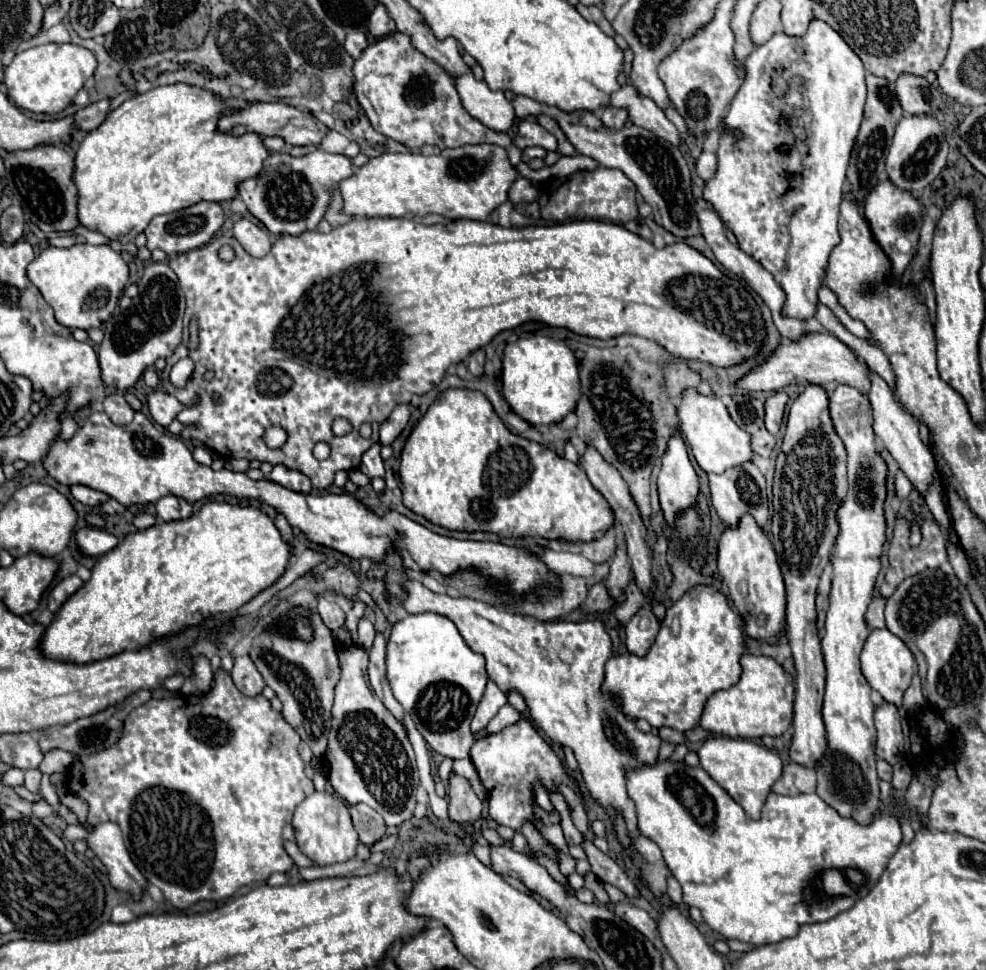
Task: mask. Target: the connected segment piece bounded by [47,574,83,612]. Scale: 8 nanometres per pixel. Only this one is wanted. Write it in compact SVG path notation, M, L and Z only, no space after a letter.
M71 574L69 578L63 578L61 582L57 582L53 586L53 590L49 592L49 598L47 598L47 608L51 612L57 612L61 608L61 604L73 594L77 592L77 588L81 588L83 580L77 576L77 574Z

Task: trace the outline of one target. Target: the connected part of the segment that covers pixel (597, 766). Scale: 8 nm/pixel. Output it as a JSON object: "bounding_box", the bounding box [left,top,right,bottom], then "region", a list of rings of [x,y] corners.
{"bounding_box":[401,580,667,896],"region":[[[405,580],[403,590],[407,596],[401,606],[409,614],[435,612],[449,618],[457,626],[465,644],[473,652],[485,656],[489,678],[493,678],[503,692],[509,688],[519,690],[533,722],[545,732],[545,736],[553,744],[569,746],[575,752],[589,796],[607,808],[609,814],[623,814],[629,834],[635,838],[633,848],[647,860],[643,866],[647,886],[655,896],[663,894],[667,888],[667,868],[661,850],[655,842],[639,834],[635,804],[629,800],[625,790],[625,768],[653,764],[659,754],[661,738],[637,730],[635,722],[621,714],[617,702],[599,690],[601,680],[605,678],[605,662],[613,648],[605,622],[539,622],[471,598],[435,594],[419,580]]]}

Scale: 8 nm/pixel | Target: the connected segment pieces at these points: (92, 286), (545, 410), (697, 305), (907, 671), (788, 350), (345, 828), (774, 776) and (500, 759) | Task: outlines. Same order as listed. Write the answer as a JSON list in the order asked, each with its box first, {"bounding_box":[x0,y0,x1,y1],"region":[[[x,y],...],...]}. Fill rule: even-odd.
[{"bounding_box":[27,244,129,328],"region":[[[75,244],[71,248],[45,248],[27,266],[27,278],[39,288],[47,304],[55,310],[55,320],[67,328],[99,328],[115,310],[117,300],[129,280],[129,268],[111,246]]]},{"bounding_box":[501,336,581,426],"region":[[[531,336],[509,344],[503,354],[501,380],[503,396],[511,410],[533,426],[561,422],[569,412],[575,410],[577,400],[581,398],[579,368],[573,352],[565,342],[549,336]]]},{"bounding_box":[163,218,765,490],"region":[[[353,218],[353,222],[347,222],[345,226],[339,226],[339,228],[333,228],[329,234],[321,234],[321,232],[315,232],[315,230],[311,230],[311,232],[307,232],[307,234],[301,234],[301,236],[281,236],[275,244],[273,244],[273,248],[271,248],[271,252],[265,256],[265,258],[253,258],[253,256],[249,256],[243,248],[241,248],[241,244],[235,240],[235,238],[225,238],[225,236],[217,236],[217,238],[213,238],[209,244],[205,244],[205,246],[201,246],[201,248],[195,248],[195,250],[191,250],[191,252],[183,252],[183,254],[177,254],[171,262],[169,262],[169,266],[173,268],[173,272],[177,274],[177,278],[179,278],[179,286],[183,288],[183,292],[185,292],[185,298],[187,298],[187,310],[185,310],[185,338],[183,338],[183,342],[177,346],[177,350],[173,352],[173,356],[169,356],[167,358],[167,368],[163,370],[163,386],[167,388],[167,392],[169,394],[173,394],[185,408],[179,412],[179,416],[177,416],[177,420],[185,426],[183,428],[183,432],[181,432],[181,436],[183,438],[199,438],[199,440],[203,440],[207,446],[211,446],[221,458],[245,458],[245,460],[259,460],[259,462],[271,462],[271,464],[283,464],[283,466],[287,466],[287,468],[291,468],[291,470],[299,470],[299,472],[303,472],[309,480],[311,480],[311,484],[313,484],[313,488],[317,488],[317,490],[325,490],[325,488],[329,488],[331,484],[333,484],[333,478],[335,478],[335,472],[339,472],[339,470],[355,470],[355,468],[359,468],[359,464],[361,464],[361,456],[371,448],[371,444],[373,444],[373,440],[375,440],[375,444],[379,442],[379,426],[389,418],[389,414],[393,412],[393,408],[397,406],[397,404],[409,404],[411,402],[411,398],[413,398],[413,394],[419,394],[419,396],[423,396],[425,392],[429,392],[431,388],[435,388],[441,380],[443,380],[443,376],[445,376],[445,372],[447,372],[447,368],[451,366],[451,364],[459,364],[461,360],[465,360],[471,352],[475,352],[475,350],[479,350],[479,348],[483,348],[483,346],[487,346],[499,332],[503,332],[503,330],[511,330],[511,328],[517,328],[517,326],[521,326],[521,324],[525,324],[525,322],[541,322],[541,324],[547,324],[547,326],[553,326],[553,328],[567,328],[567,330],[571,330],[571,332],[575,332],[575,334],[581,334],[581,336],[591,336],[591,338],[601,338],[601,340],[607,340],[607,338],[615,338],[615,336],[621,336],[621,334],[637,334],[637,336],[643,336],[643,338],[647,338],[647,340],[653,340],[653,342],[657,342],[657,344],[661,344],[669,354],[673,354],[673,356],[677,356],[677,358],[685,358],[685,360],[689,360],[689,358],[693,358],[693,360],[703,360],[703,362],[711,362],[711,364],[715,364],[715,366],[733,366],[733,364],[737,364],[737,362],[741,362],[741,360],[745,360],[745,358],[751,358],[751,356],[755,356],[757,352],[759,352],[759,346],[761,346],[761,342],[765,340],[765,324],[763,324],[763,318],[761,318],[761,312],[759,312],[759,306],[755,304],[755,300],[753,300],[753,296],[745,290],[745,286],[743,284],[739,284],[737,280],[733,280],[733,278],[729,278],[729,276],[725,276],[709,258],[705,258],[701,252],[697,252],[695,248],[691,248],[691,246],[687,246],[685,242],[679,242],[679,244],[671,244],[671,246],[665,246],[665,248],[661,248],[661,250],[657,250],[651,242],[647,242],[647,240],[643,240],[641,236],[637,236],[637,234],[633,234],[633,232],[629,232],[629,230],[625,230],[623,226],[619,226],[619,224],[609,224],[609,222],[601,222],[601,220],[575,220],[575,222],[567,222],[567,224],[553,224],[553,226],[529,226],[529,228],[523,228],[523,230],[517,230],[517,228],[503,228],[503,226],[495,226],[495,224],[489,224],[489,222],[475,222],[475,220],[455,220],[455,222],[451,222],[451,224],[431,224],[431,226],[427,226],[427,224],[419,224],[419,222],[413,222],[413,220],[405,220],[405,218]],[[221,246],[231,246],[233,250],[235,250],[235,258],[231,260],[231,262],[223,262],[221,258],[219,258],[219,248]],[[365,260],[373,260],[373,264],[381,264],[381,272],[377,272],[377,288],[381,288],[381,292],[385,292],[385,300],[389,300],[389,304],[393,304],[393,320],[397,320],[397,330],[393,328],[393,322],[391,322],[391,318],[387,318],[383,312],[381,312],[381,304],[379,304],[379,292],[371,292],[369,290],[369,278],[371,278],[371,274],[373,274],[373,270],[375,270],[375,266],[373,264],[365,264]],[[191,318],[197,318],[197,332],[199,332],[199,346],[195,348],[195,350],[189,350],[187,348],[187,340],[189,340],[189,322],[191,322]],[[261,318],[281,318],[281,324],[279,322],[269,322],[269,320],[261,320]],[[277,328],[277,336],[273,336],[273,344],[277,344],[277,348],[281,348],[281,352],[285,352],[285,356],[289,356],[289,360],[281,360],[279,358],[279,352],[273,352],[273,348],[267,348],[265,346],[265,336],[267,334],[273,334],[273,330]],[[401,332],[407,336],[407,340],[405,340],[405,350],[397,344],[397,336],[399,336],[399,340],[401,340]],[[383,336],[385,336],[385,352],[397,352],[397,358],[395,358],[395,362],[381,362],[379,360],[379,356],[377,354],[373,354],[373,352],[383,352]],[[401,352],[405,352],[405,360],[409,360],[409,364],[405,364],[405,368],[401,368],[401,372],[397,372],[397,376],[395,376],[395,366],[399,366],[403,360],[401,360]],[[185,356],[189,356],[189,358],[193,358],[193,362],[195,362],[195,372],[193,372],[193,376],[187,380],[187,384],[183,386],[183,388],[175,388],[173,384],[171,384],[171,380],[169,380],[169,370],[171,370],[171,366],[177,362],[177,360],[181,360],[181,358],[185,358]],[[205,370],[213,370],[215,372],[215,380],[213,382],[205,382],[203,380],[203,374],[205,374]],[[213,392],[219,392],[221,394],[221,404],[213,404],[211,402],[211,394]],[[337,416],[341,416],[341,418],[347,418],[351,424],[353,424],[353,430],[347,434],[347,436],[343,436],[343,438],[335,438],[333,436],[333,432],[331,432],[331,424],[333,424],[333,420],[337,418]],[[363,422],[369,422],[371,426],[373,426],[373,438],[371,440],[365,440],[365,438],[361,438],[359,436],[359,426],[363,424]],[[271,426],[281,426],[283,430],[287,430],[287,434],[289,434],[289,438],[287,438],[287,442],[283,444],[283,448],[277,448],[277,450],[271,450],[271,448],[267,448],[267,444],[265,444],[265,440],[263,440],[263,434],[265,434],[265,430],[267,428],[271,428]],[[317,442],[327,442],[327,444],[331,444],[331,456],[327,458],[327,460],[317,460],[315,456],[313,456],[313,446],[317,444]]]},{"bounding_box":[861,628,915,708],"region":[[[887,628],[873,630],[861,652],[861,672],[873,690],[877,690],[887,702],[893,702],[901,708],[903,692],[911,684],[911,676],[915,672],[915,658],[903,640],[891,634]]]},{"bounding_box":[735,332,869,396],"region":[[[805,332],[797,340],[781,340],[779,346],[767,356],[763,364],[757,364],[751,372],[735,382],[737,388],[743,390],[763,390],[763,392],[777,392],[787,384],[821,384],[829,394],[839,386],[847,384],[857,388],[861,394],[867,396],[869,392],[869,366],[863,358],[859,358],[847,344],[843,344],[831,332]]]},{"bounding_box":[293,792,359,866],"region":[[[313,792],[311,796],[307,796],[295,810],[293,828],[299,850],[307,858],[311,858],[315,866],[331,866],[355,858],[355,848],[359,844],[357,832],[351,824],[351,816],[345,802],[331,792]]]},{"bounding_box":[697,736,781,820],"region":[[[729,736],[705,740],[697,754],[701,758],[701,768],[709,772],[709,776],[745,810],[747,818],[757,820],[761,816],[761,804],[765,802],[765,796],[771,792],[773,782],[781,778],[779,754],[751,740]]]},{"bounding_box":[471,718,581,832],"region":[[[521,718],[519,722],[505,726],[497,734],[487,734],[475,740],[471,748],[471,762],[481,778],[481,784],[487,788],[487,804],[491,818],[501,826],[511,826],[515,832],[519,832],[525,822],[541,820],[547,826],[561,822],[557,810],[545,812],[541,806],[537,806],[535,782],[541,782],[541,786],[549,792],[557,790],[559,784],[573,788],[577,794],[581,792],[577,780],[567,772],[561,758],[539,736],[535,726],[527,718]]]}]

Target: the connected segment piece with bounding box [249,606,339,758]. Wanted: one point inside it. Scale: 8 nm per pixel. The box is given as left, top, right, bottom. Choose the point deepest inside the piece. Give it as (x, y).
(303, 674)

